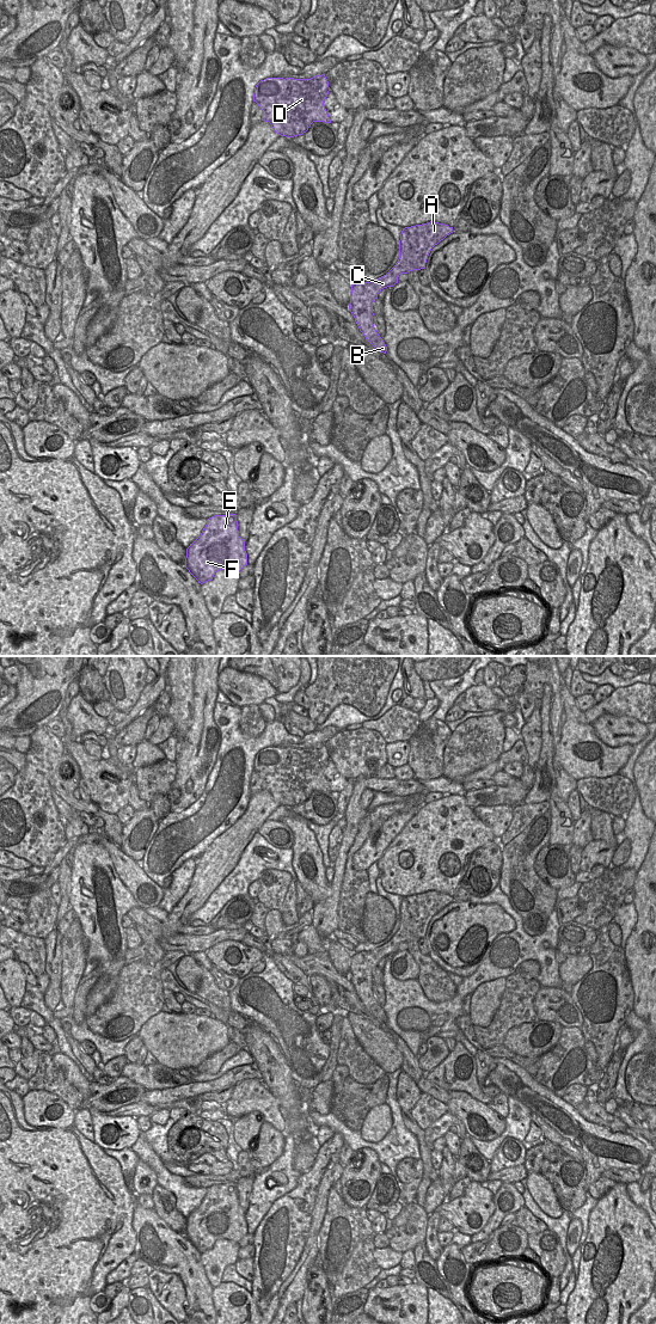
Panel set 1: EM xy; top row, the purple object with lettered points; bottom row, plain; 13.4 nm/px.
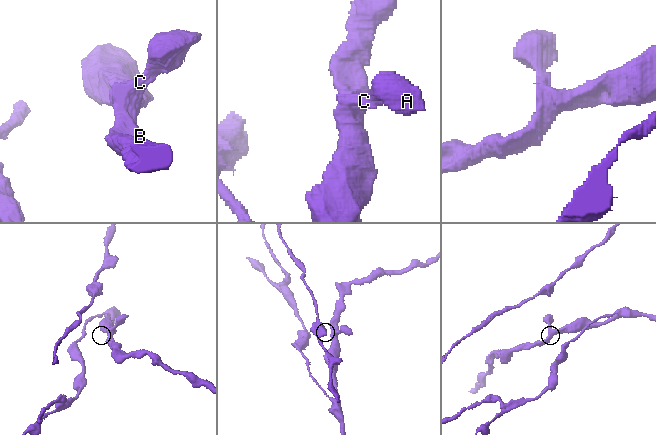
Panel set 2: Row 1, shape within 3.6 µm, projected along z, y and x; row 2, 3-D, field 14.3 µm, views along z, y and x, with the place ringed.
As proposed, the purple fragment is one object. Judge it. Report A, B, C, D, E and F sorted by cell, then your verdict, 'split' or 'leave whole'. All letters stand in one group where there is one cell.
groups A B C D E F; leave whole

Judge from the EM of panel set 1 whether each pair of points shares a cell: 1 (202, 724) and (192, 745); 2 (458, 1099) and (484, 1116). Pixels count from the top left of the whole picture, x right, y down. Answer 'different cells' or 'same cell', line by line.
1: same cell
2: same cell

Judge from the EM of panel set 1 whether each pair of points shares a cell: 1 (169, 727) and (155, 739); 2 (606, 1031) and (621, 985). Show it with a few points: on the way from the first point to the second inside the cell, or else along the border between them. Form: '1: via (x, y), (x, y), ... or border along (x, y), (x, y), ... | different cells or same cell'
1: via (165, 730), (159, 735) | same cell
2: via (613, 1019), (618, 1006), (618, 997) | same cell

